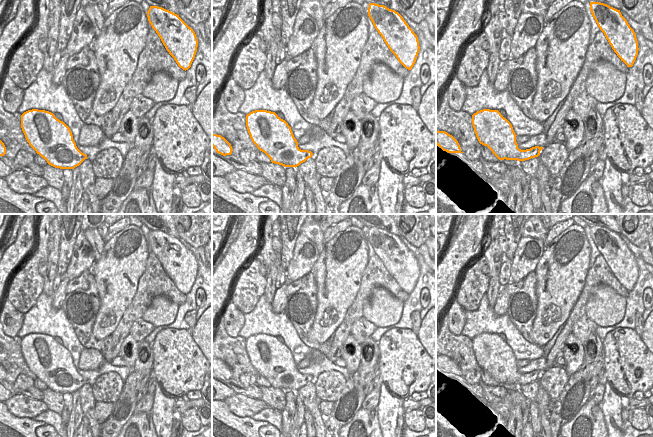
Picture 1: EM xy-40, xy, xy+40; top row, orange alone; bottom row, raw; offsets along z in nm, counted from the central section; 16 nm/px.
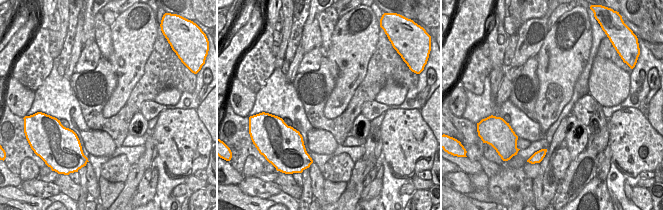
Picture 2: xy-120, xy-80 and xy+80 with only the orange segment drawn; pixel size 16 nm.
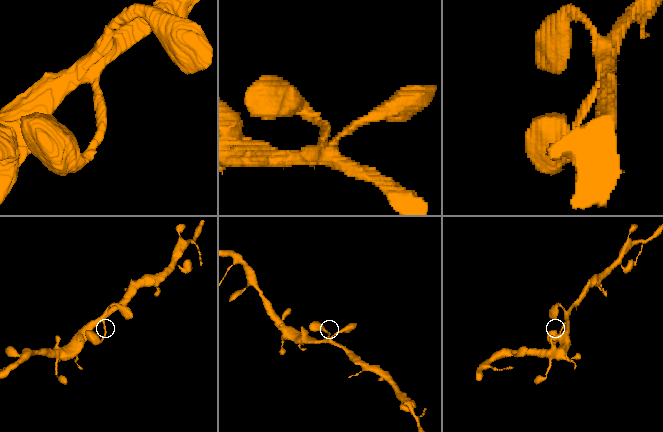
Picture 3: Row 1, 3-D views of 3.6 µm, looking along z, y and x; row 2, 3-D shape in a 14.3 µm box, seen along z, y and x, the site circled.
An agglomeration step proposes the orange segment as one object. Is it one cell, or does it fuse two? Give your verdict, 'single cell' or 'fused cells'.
single cell

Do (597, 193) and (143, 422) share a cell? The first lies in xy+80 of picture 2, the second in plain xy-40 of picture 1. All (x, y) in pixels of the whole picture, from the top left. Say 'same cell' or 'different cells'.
same cell

